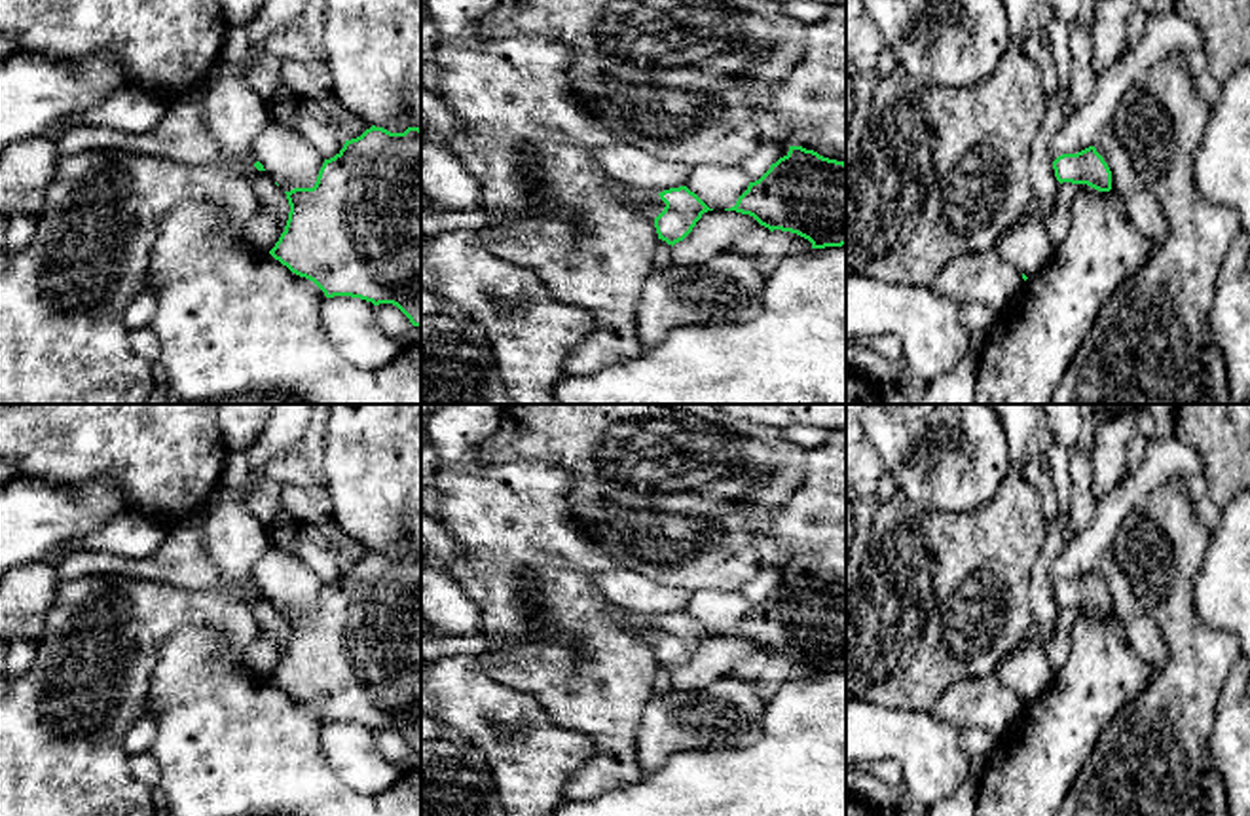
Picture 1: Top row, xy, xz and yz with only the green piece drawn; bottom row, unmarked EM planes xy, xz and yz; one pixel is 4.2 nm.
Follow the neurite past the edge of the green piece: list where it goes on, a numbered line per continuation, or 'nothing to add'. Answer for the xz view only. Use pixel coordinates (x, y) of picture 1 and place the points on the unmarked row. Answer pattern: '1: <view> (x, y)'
1: xz (649, 627)

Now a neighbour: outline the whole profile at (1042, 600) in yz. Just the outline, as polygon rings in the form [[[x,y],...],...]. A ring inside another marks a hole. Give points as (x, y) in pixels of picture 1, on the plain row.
[[[1047,442],[1047,459],[1051,465],[1053,488],[1058,501],[1058,514],[1047,522],[1045,543],[1038,556],[1038,562],[1030,579],[1030,609],[1032,619],[1038,626],[1055,622],[1060,607],[1055,602],[1053,583],[1051,583],[1051,564],[1064,552],[1070,539],[1064,535],[1064,516],[1070,512],[1072,503],[1072,476],[1068,471],[1070,450]]]

